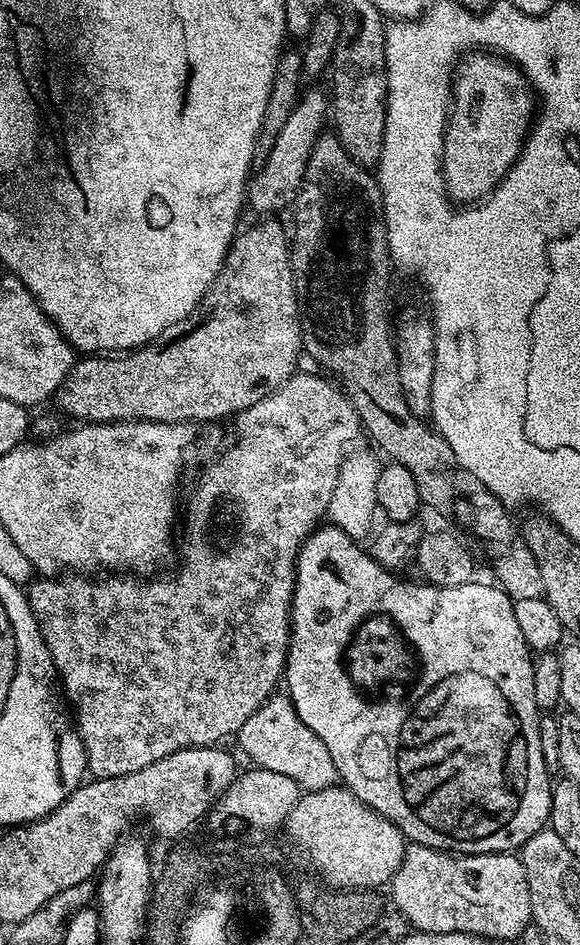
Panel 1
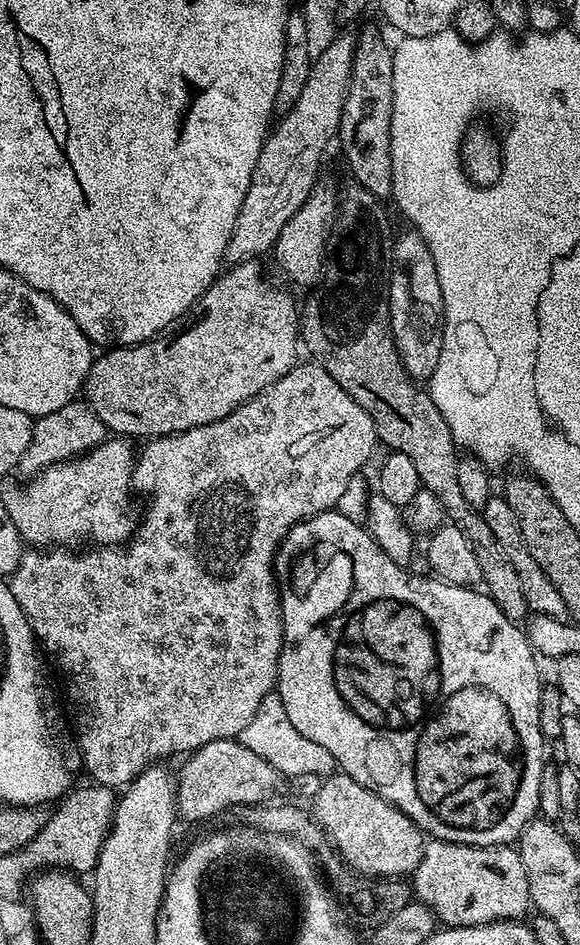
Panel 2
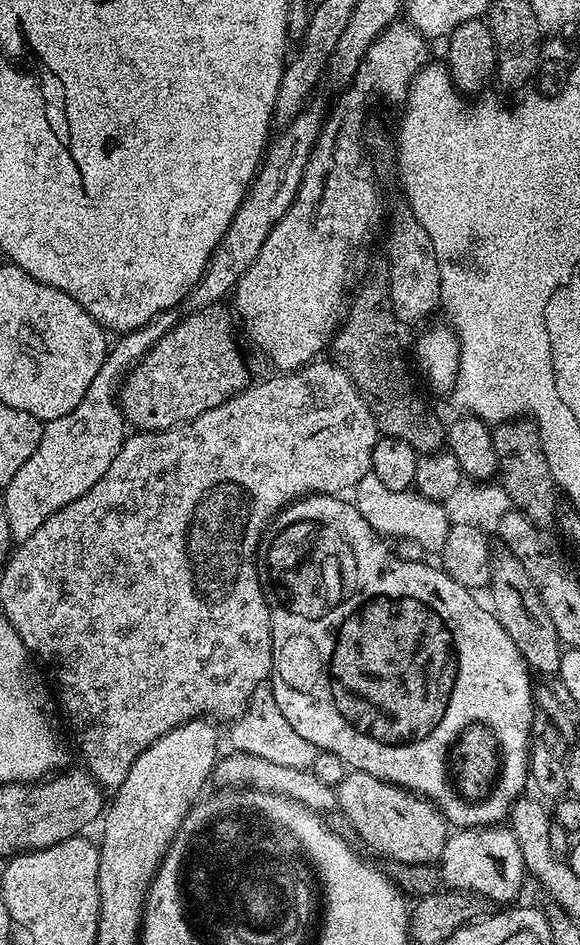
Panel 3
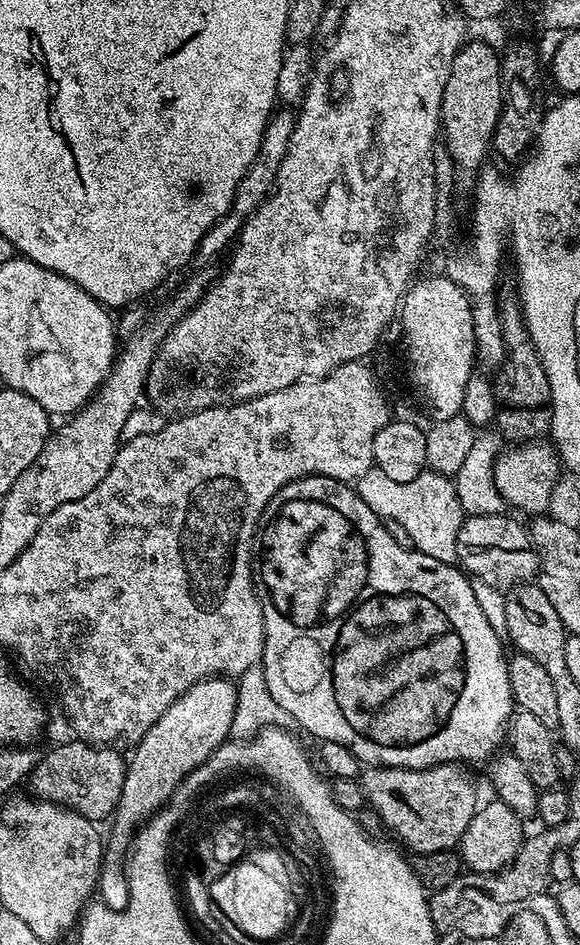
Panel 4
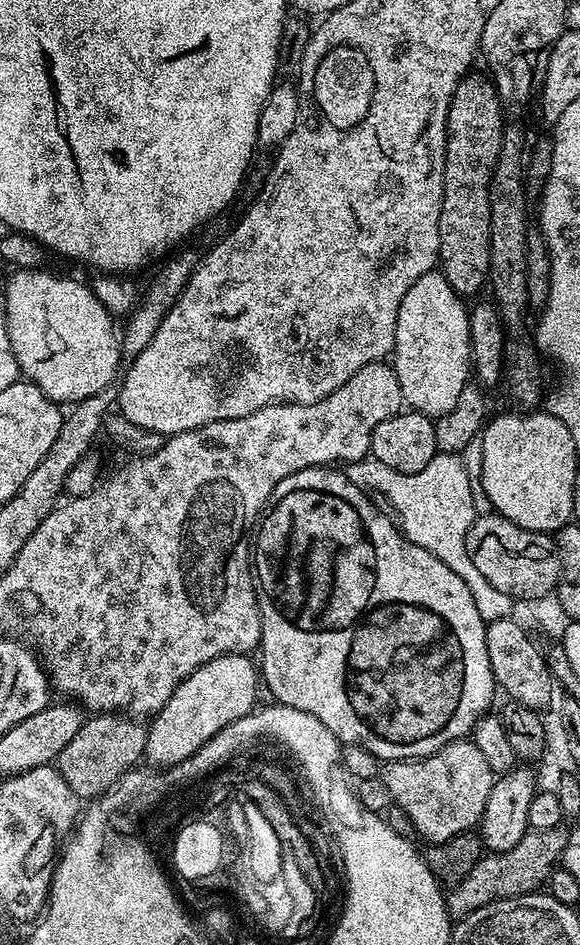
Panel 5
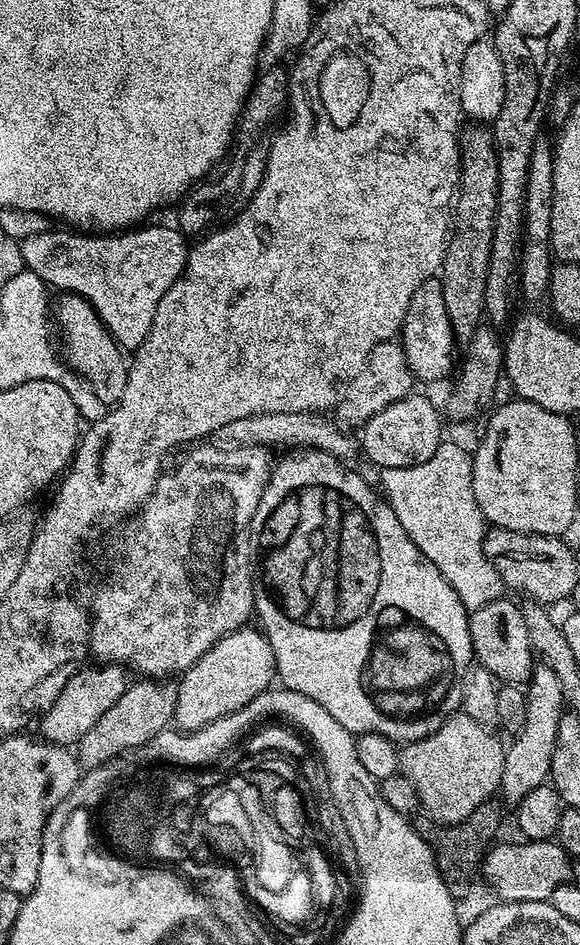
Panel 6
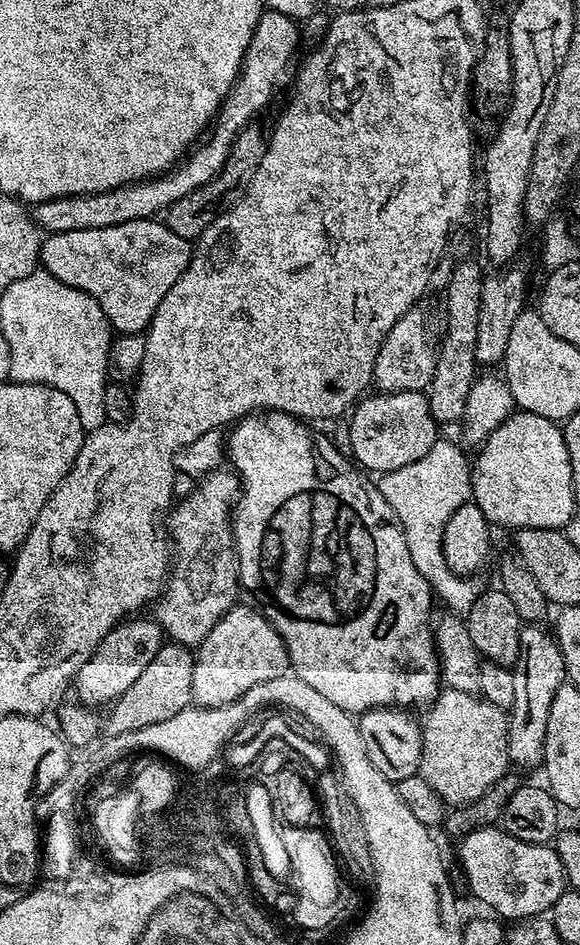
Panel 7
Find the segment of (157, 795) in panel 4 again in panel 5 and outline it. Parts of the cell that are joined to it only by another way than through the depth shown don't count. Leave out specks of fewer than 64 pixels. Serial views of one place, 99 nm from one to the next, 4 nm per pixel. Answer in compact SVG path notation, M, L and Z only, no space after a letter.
M244 654L219 656L194 670L190 678L177 686L174 694L170 694L170 702L147 725L144 756L152 763L149 765L173 766L190 759L214 734L257 707L258 668L248 659Z

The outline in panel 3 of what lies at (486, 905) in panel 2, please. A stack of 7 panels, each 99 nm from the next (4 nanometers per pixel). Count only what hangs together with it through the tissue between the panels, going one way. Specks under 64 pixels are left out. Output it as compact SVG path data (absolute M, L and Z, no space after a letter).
M489 826L486 828L461 828L453 831L449 835L446 846L442 850L438 861L441 881L449 889L457 893L477 892L480 896L485 896L488 900L493 900L496 906L508 906L512 900L524 888L526 881L526 869L522 850L518 850L518 838L514 838L511 827L508 826Z

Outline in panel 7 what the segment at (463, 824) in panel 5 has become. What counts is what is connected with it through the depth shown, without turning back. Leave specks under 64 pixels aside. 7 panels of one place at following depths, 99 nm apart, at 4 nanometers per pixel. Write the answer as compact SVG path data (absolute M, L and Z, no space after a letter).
M449 687L441 691L427 712L428 717L423 717L422 720L424 737L418 775L426 778L426 782L430 782L434 790L438 790L445 805L459 806L474 802L474 798L486 794L486 790L490 790L490 786L494 786L494 782L498 782L498 778L502 778L509 771L508 712L488 703L479 695Z

